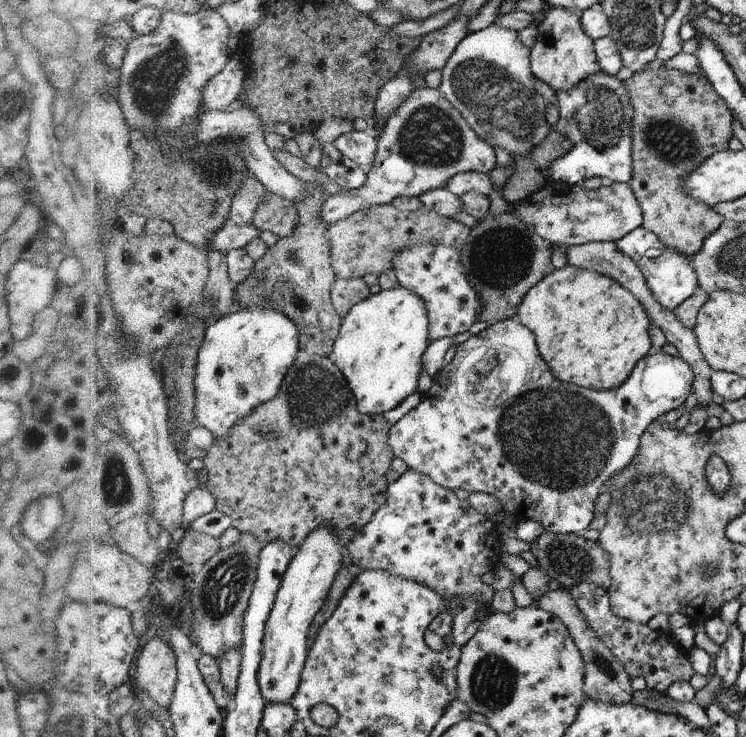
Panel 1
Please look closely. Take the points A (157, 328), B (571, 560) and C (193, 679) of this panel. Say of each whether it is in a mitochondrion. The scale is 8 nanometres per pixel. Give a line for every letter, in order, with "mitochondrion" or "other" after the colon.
A: other
B: mitochondrion
C: other

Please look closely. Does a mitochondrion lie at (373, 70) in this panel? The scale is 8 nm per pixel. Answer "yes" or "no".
no

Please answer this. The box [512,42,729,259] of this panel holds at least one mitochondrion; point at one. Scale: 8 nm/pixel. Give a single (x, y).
(597, 113)

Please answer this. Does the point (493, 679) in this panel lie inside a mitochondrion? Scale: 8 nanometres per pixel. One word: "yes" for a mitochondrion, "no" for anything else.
yes

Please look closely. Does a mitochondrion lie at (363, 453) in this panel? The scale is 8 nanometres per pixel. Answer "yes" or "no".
no

